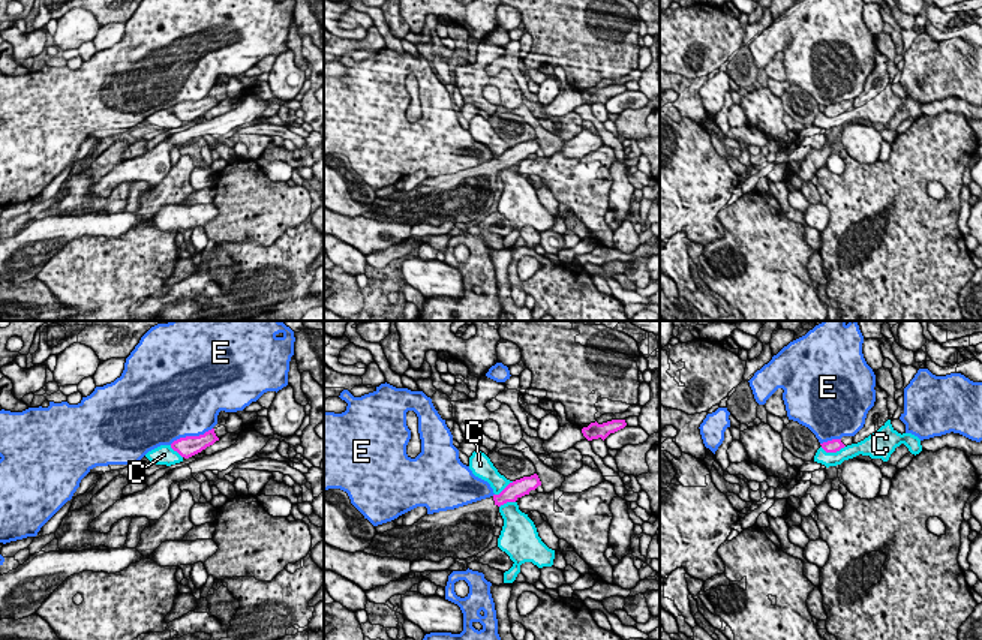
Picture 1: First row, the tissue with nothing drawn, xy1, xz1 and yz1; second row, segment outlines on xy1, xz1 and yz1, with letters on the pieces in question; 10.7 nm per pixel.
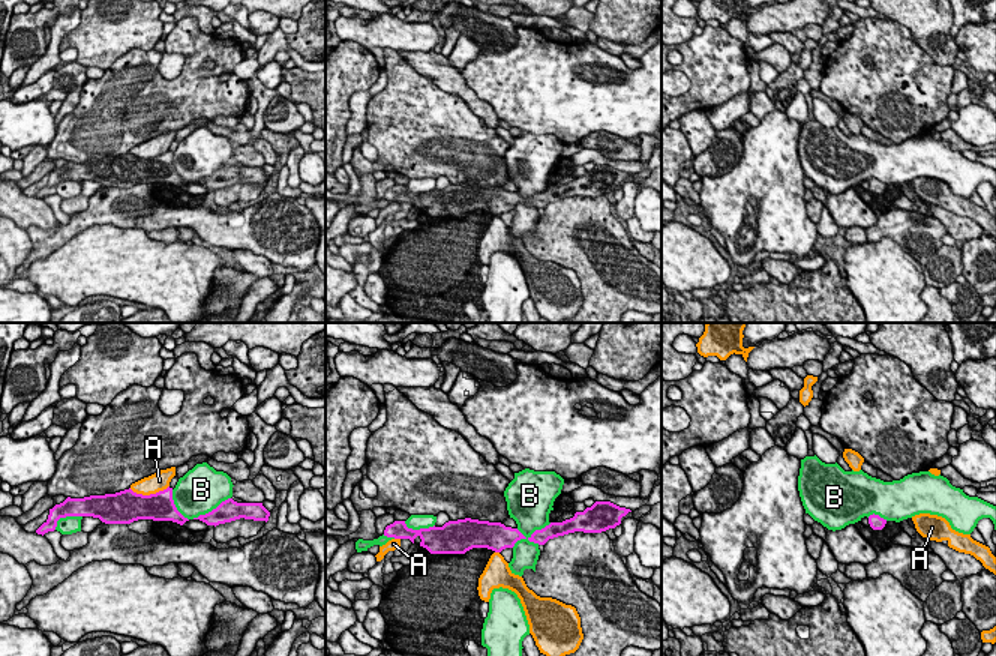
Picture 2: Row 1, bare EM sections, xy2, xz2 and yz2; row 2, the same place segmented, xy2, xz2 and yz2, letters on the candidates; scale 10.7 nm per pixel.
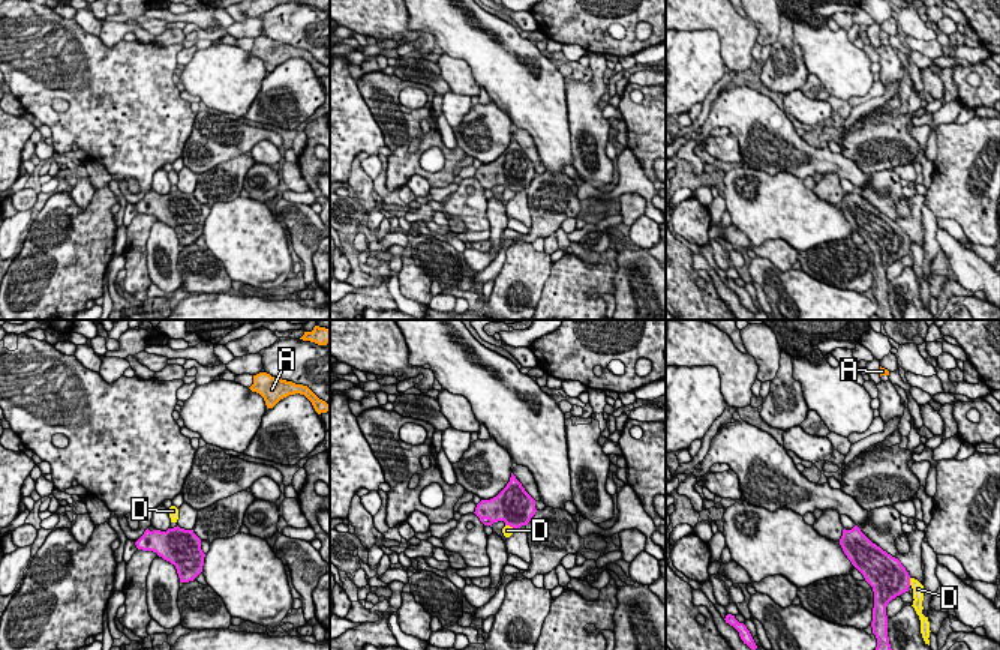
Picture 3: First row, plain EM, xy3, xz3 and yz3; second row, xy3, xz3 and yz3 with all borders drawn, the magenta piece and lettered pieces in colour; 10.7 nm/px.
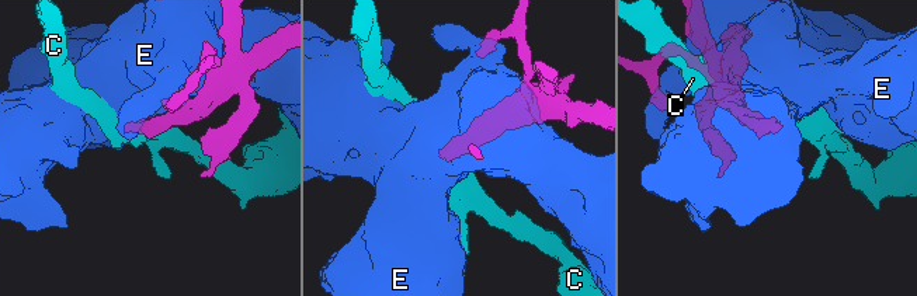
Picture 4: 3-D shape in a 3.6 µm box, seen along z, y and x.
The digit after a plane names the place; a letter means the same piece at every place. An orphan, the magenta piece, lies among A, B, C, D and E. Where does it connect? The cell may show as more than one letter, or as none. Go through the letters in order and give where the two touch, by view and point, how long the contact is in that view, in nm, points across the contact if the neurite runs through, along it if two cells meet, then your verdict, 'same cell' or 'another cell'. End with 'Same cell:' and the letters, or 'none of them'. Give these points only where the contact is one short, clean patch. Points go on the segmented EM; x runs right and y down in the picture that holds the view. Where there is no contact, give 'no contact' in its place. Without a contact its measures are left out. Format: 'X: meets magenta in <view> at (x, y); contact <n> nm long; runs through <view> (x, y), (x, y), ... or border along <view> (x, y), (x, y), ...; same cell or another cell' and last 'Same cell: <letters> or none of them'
A: meets magenta in xy2 at (150, 494); contact 440 nm long; another cell
B: meets magenta in xz2 at (533, 533); contact 500 nm long; another cell
C: meets magenta in yz1 at (832, 451); contact 280 nm long; border along yz1 (844, 445), (835, 451), (825, 451), (820, 447); another cell
D: meets magenta in yz3 at (909, 581); contact 80 nm long; another cell
E: meets magenta in xy1 at (191, 436); contact 500 nm long; another cell
Same cell: none of them

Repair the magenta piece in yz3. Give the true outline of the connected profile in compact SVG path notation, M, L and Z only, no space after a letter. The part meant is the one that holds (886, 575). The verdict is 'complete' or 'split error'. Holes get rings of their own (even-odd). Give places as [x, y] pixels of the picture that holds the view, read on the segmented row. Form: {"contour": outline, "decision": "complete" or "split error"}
{"contour": "M858 525L843 530L840 545L852 564L873 587L871 627L877 638L876 650L892 650L888 636L886 606L892 599L909 591L910 575L898 558L873 543Z", "decision": "complete"}

